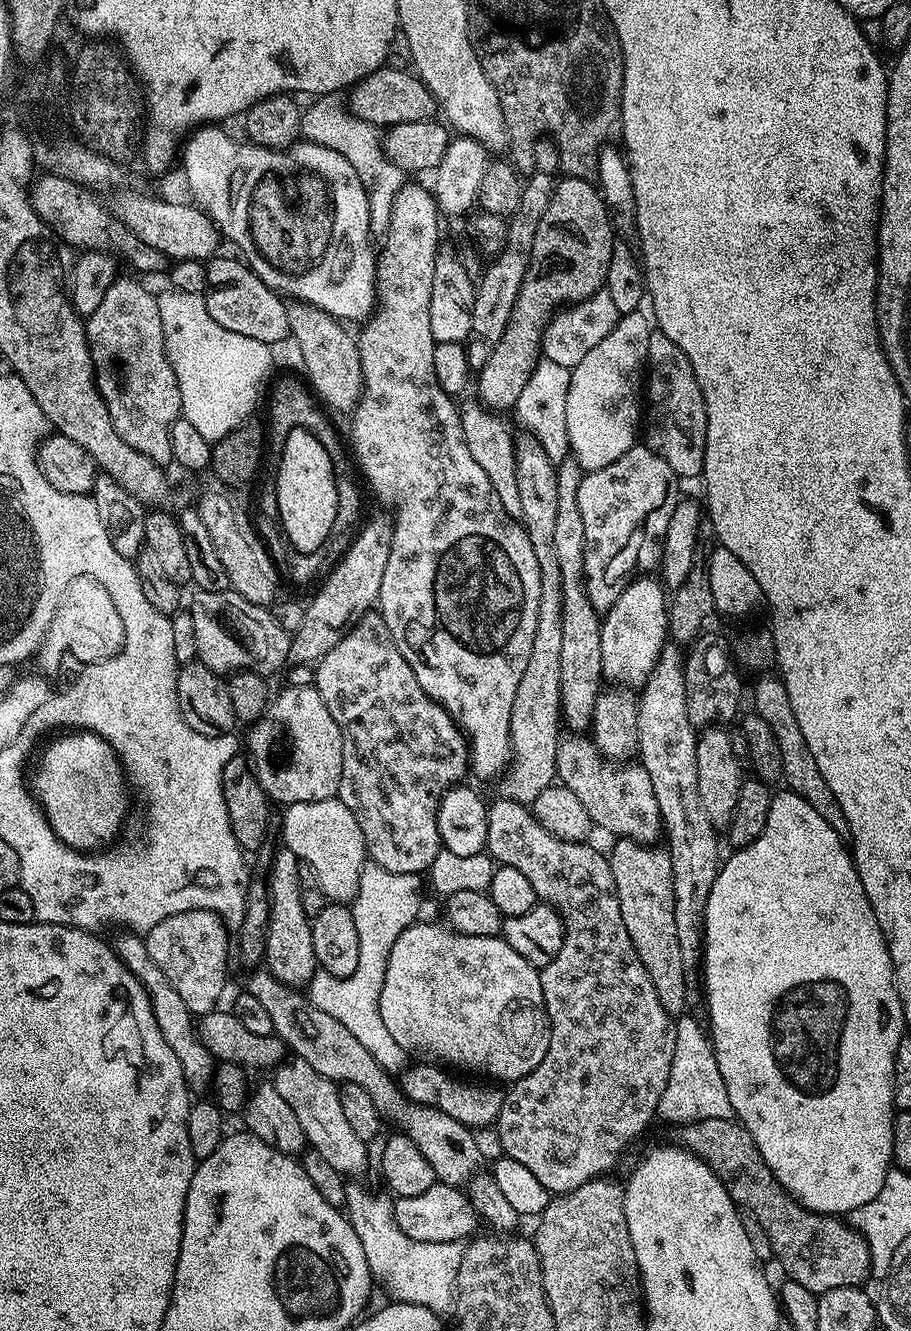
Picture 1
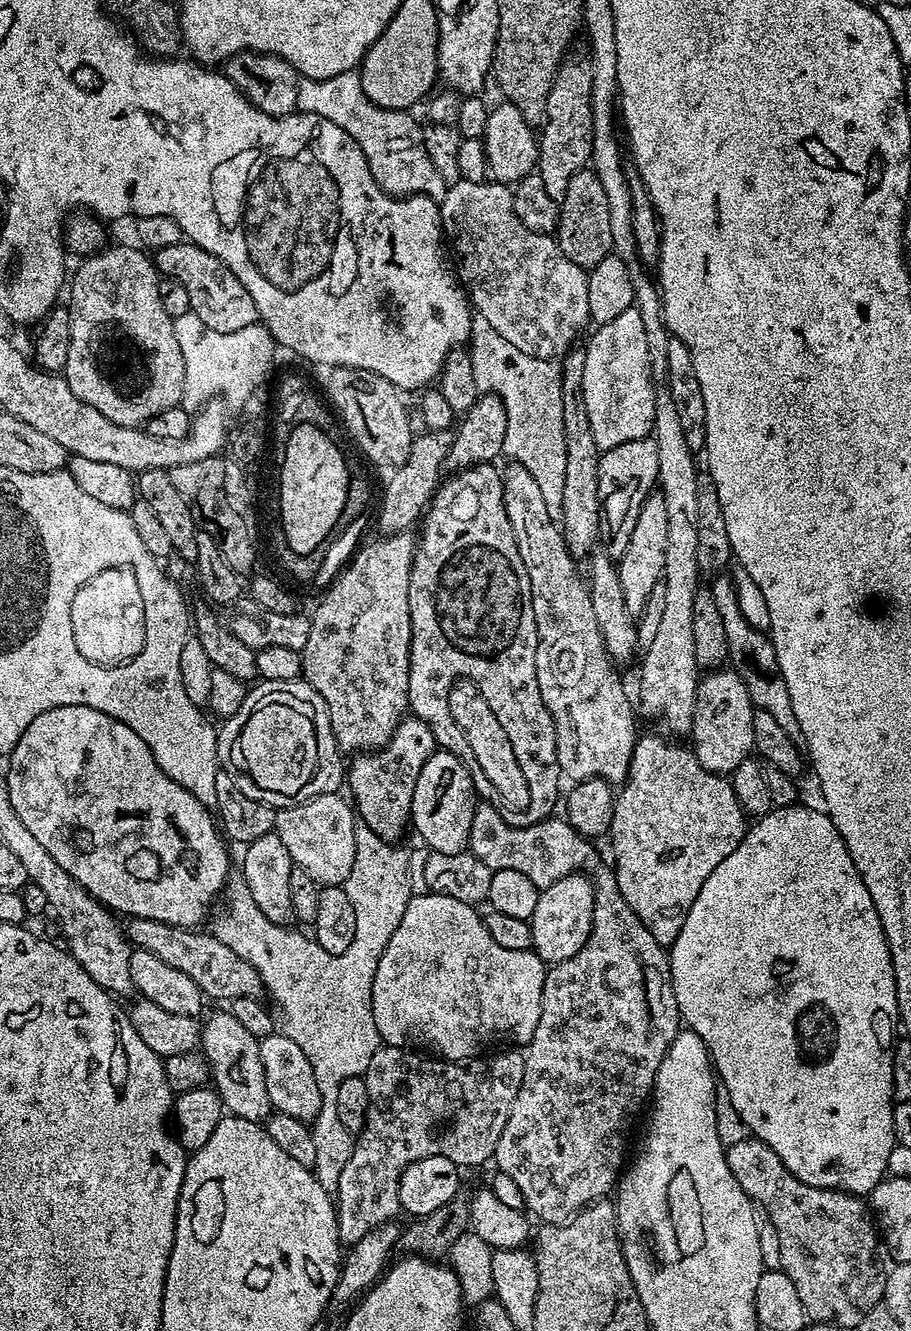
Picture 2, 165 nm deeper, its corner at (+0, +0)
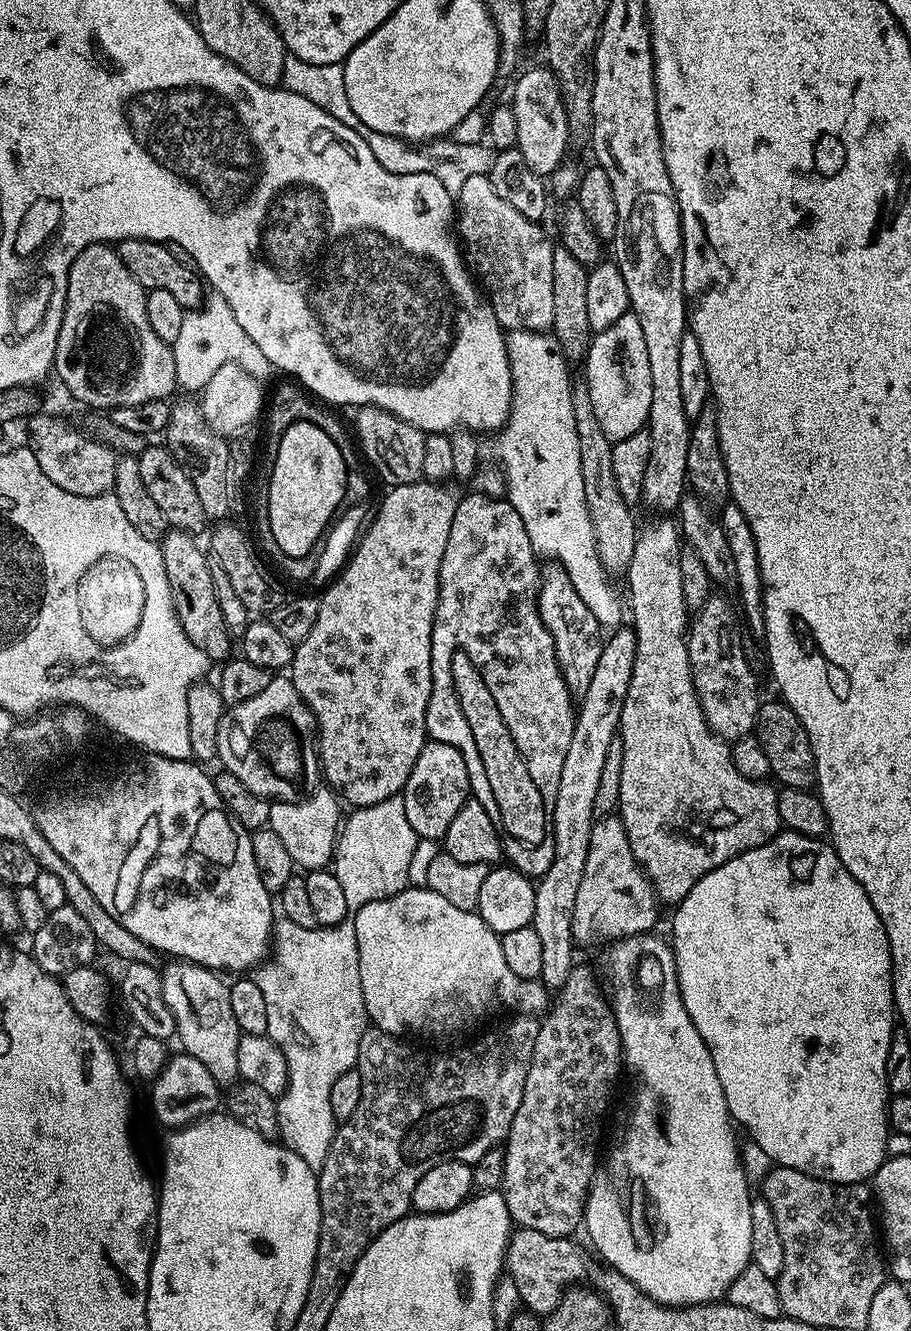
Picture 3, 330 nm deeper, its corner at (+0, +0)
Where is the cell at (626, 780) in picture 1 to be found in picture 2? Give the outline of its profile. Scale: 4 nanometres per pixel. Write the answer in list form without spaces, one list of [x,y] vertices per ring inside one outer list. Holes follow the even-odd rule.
[[[508,462],[508,465],[503,465],[502,468],[502,479],[504,482],[504,505],[506,506],[506,518],[510,518],[510,526],[514,530],[514,538],[516,539],[516,545],[518,546],[518,554],[522,554],[522,566],[526,566],[526,574],[530,578],[530,598],[532,599],[532,605],[534,606],[534,622],[536,623],[536,629],[538,630],[538,634],[540,637],[538,638],[538,650],[536,651],[536,673],[538,674],[538,690],[542,694],[542,702],[546,702],[546,706],[550,711],[552,711],[552,717],[554,718],[554,730],[556,731],[556,746],[558,748],[558,766],[560,767],[561,773],[565,777],[569,776],[569,781],[579,782],[581,780],[594,780],[601,779],[607,780],[609,784],[613,786],[623,785],[624,781],[628,779],[628,767],[630,766],[630,762],[632,761],[632,755],[634,754],[634,746],[636,745],[638,739],[638,731],[636,732],[636,720],[638,721],[637,713],[634,711],[634,704],[628,701],[628,696],[624,693],[624,688],[622,685],[616,681],[616,676],[612,673],[612,668],[614,669],[613,661],[609,660],[608,652],[604,648],[604,643],[602,642],[602,634],[598,630],[598,622],[594,618],[594,606],[590,606],[590,594],[588,593],[587,583],[582,579],[581,573],[580,576],[576,573],[577,564],[574,561],[574,558],[568,553],[568,544],[564,541],[564,533],[562,531],[561,525],[557,523],[557,521],[550,514],[550,510],[546,510],[546,501],[542,498],[542,490],[538,490],[538,482],[534,482],[534,478],[531,477],[530,472],[523,468],[521,464],[517,464],[515,462]]]

